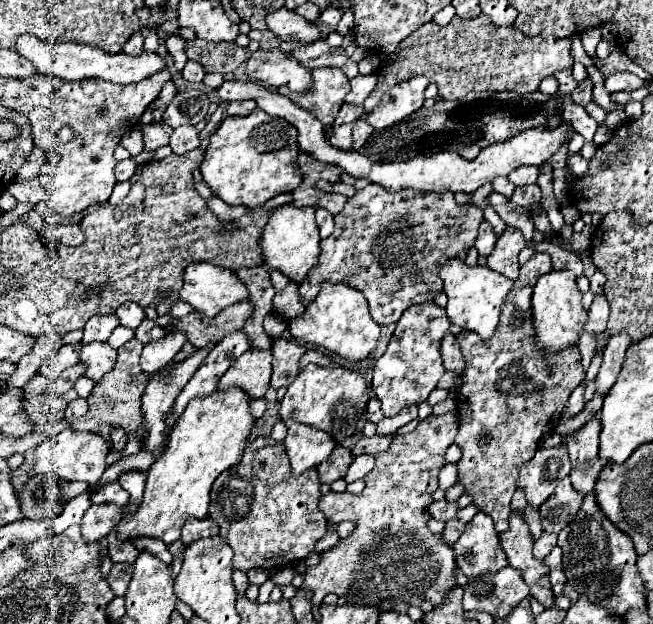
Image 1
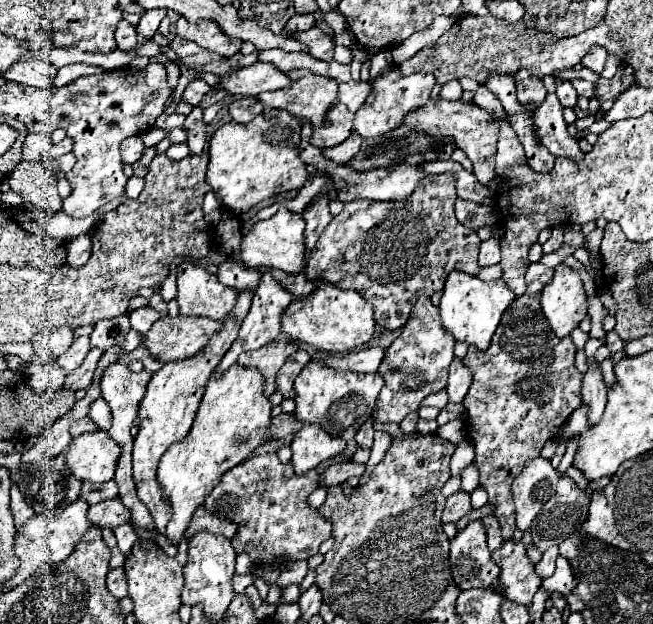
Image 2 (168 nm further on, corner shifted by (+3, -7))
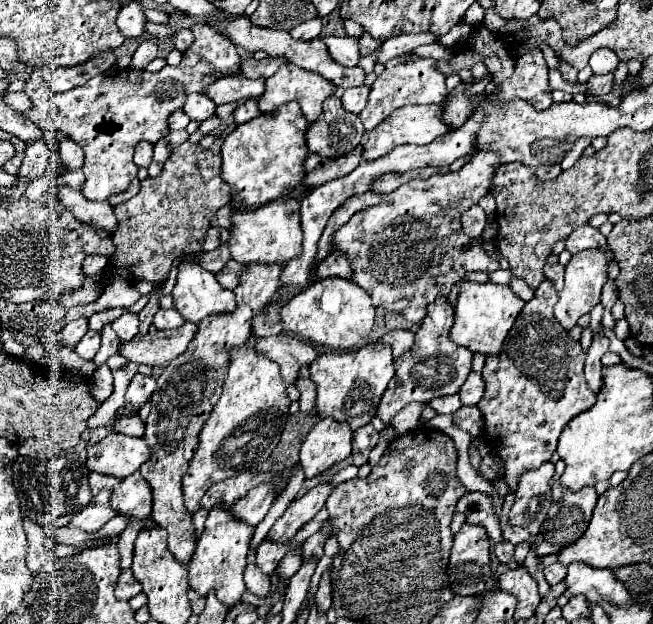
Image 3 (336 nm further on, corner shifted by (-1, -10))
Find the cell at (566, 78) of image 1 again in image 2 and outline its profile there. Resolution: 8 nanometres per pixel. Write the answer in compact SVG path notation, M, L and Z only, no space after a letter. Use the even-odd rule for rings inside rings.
M575 79L575 81L573 81L573 87L577 89L577 93L579 93L581 97L587 97L587 99L593 97L595 83L591 83L591 81L583 81L583 79Z

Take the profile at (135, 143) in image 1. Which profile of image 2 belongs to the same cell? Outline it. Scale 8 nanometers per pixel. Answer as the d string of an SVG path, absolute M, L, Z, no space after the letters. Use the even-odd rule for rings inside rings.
M139 135L127 137L127 139L123 141L123 145L121 145L123 163L127 163L127 165L137 163L137 161L141 159L141 155L143 155L143 149L145 149L145 145L143 145L143 141L141 141L141 137L139 137Z

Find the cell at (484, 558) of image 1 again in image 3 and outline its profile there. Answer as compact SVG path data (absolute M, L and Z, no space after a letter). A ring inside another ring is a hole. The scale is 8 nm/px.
M463 524L461 532L454 535L451 556L449 556L449 584L453 586L453 592L457 596L477 596L481 592L495 588L495 576L491 572L489 548L491 548L491 540L483 526Z

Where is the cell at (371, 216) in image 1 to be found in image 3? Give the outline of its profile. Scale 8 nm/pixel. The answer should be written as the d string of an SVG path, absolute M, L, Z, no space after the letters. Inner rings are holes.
M475 152L475 156L471 156L459 172L435 174L427 180L415 178L387 194L381 204L357 212L333 234L333 250L345 254L351 262L351 282L369 292L377 310L397 312L407 322L421 322L427 304L431 304L437 296L447 296L453 284L461 282L469 272L493 272L499 268L499 262L491 260L491 256L483 250L483 244L469 238L461 228L461 214L489 192L493 164L497 164L497 156L493 156L493 152Z

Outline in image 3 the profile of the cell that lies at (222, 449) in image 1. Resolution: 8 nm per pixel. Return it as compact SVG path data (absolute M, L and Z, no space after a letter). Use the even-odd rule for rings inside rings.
M245 344L229 354L229 370L223 382L223 394L213 406L209 420L199 434L199 446L183 474L183 494L185 508L195 514L201 506L201 496L217 482L241 474L245 470L255 470L267 456L275 450L281 430L287 422L291 400L285 394L285 384L281 380L277 364L265 356L257 356L253 348L245 352Z

